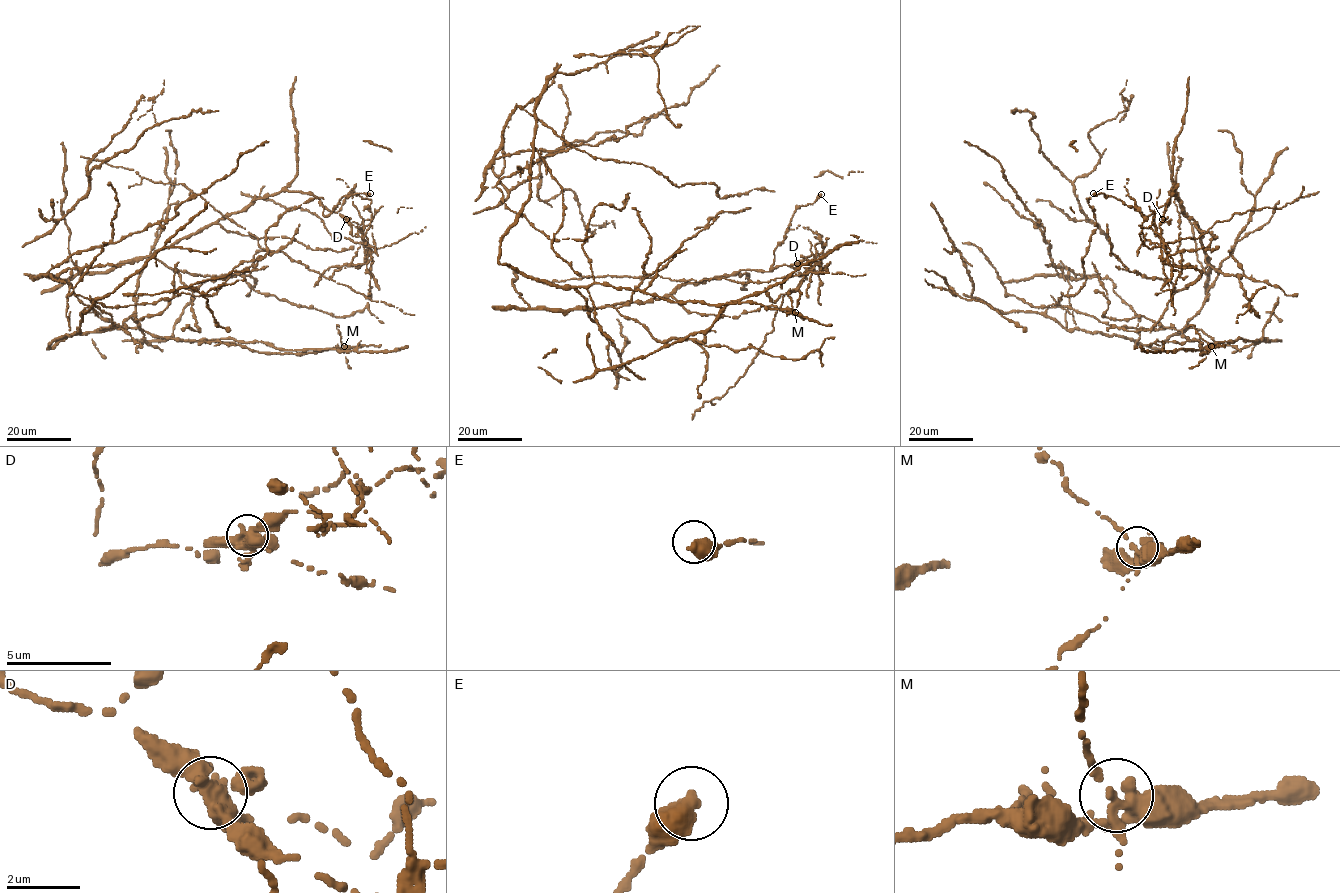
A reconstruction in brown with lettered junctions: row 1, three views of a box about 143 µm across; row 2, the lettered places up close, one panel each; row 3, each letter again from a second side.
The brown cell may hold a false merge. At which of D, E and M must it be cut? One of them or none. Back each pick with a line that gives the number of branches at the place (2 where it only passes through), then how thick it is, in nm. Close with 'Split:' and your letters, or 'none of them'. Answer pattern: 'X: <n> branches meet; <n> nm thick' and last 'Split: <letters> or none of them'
D: 5 branches meet; 440 nm thick
Split: D

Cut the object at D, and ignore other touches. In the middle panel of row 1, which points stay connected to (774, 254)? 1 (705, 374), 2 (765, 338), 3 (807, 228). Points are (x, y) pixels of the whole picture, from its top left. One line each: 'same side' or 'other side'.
1: same side
2: other side
3: other side

